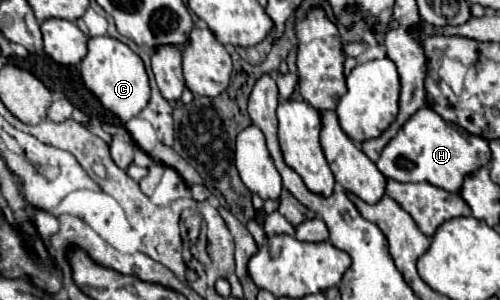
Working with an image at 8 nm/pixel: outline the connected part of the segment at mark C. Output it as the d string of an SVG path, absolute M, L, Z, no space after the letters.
M89 37L87 55L81 61L81 77L87 89L91 89L105 109L115 113L123 123L137 117L149 103L149 77L141 57L131 51L123 41L113 37Z

